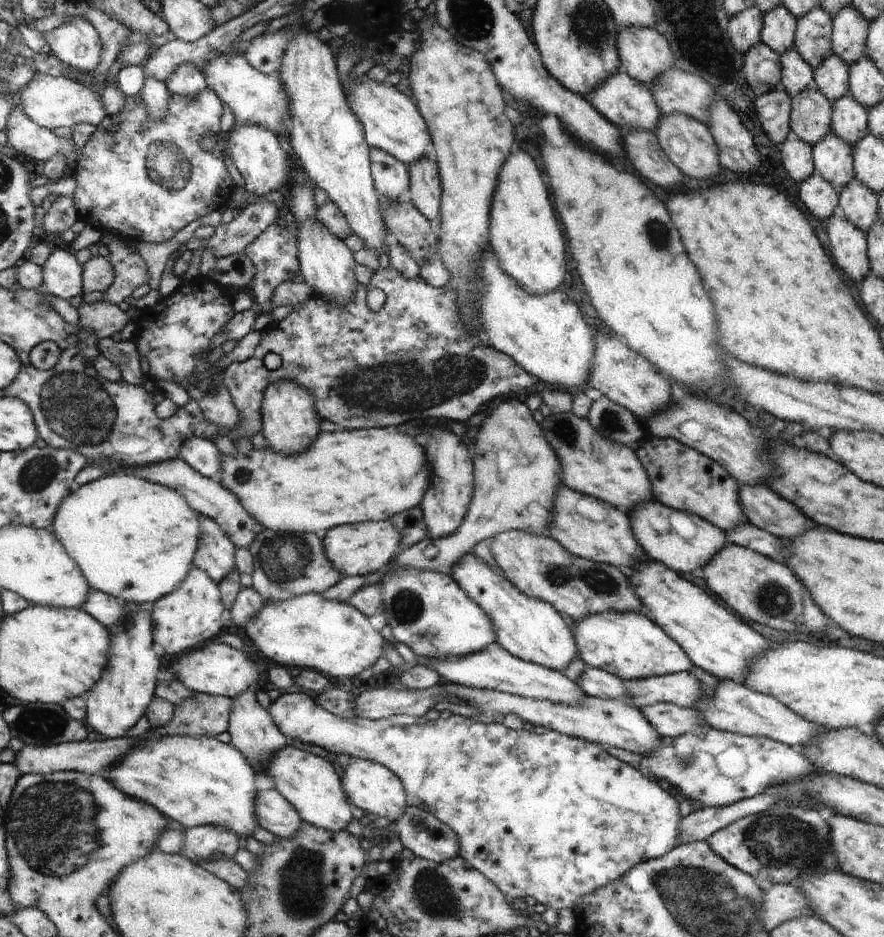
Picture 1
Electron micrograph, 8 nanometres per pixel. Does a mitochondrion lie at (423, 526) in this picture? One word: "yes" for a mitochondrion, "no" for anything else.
no

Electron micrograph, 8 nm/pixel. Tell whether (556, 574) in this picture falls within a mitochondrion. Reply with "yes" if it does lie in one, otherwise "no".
yes

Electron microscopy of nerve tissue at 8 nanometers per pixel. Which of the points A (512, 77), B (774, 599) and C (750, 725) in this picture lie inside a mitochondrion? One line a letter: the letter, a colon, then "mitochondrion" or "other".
A: other
B: mitochondrion
C: other

